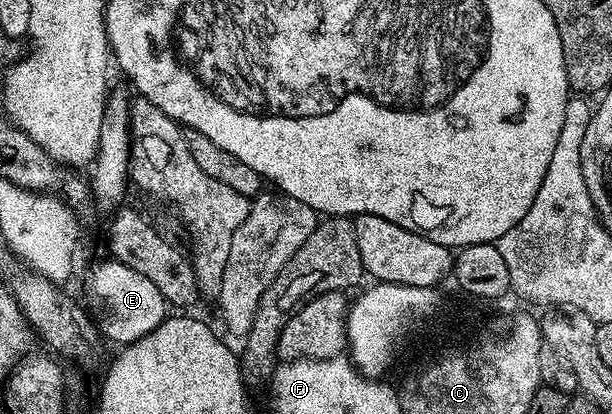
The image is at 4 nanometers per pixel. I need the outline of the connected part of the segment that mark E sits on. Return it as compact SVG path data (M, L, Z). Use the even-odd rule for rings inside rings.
M106 261L91 275L87 291L91 294L91 307L94 322L108 340L126 345L153 333L169 315L169 304L162 293L141 273L114 261Z

